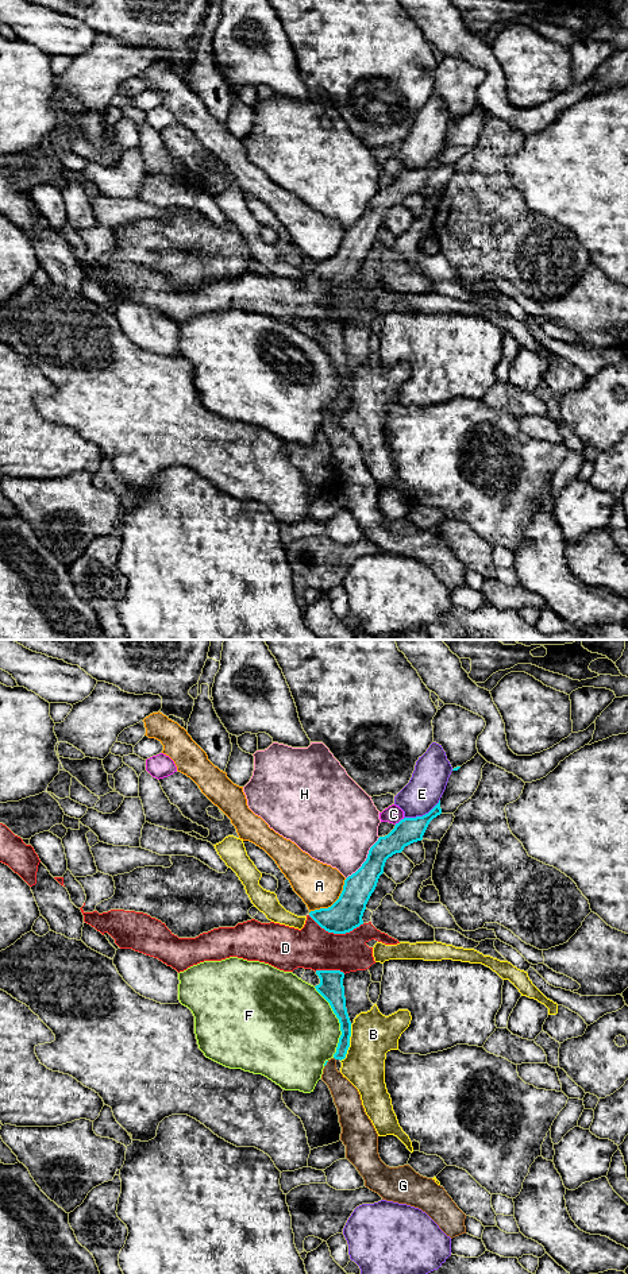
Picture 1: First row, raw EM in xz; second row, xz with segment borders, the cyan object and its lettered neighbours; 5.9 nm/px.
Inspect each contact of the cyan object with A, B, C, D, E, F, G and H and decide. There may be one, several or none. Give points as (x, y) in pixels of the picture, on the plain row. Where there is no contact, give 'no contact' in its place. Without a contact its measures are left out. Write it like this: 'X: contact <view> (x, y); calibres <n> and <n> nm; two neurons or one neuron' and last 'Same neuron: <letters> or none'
A: contact xz (334, 255); calibres 200 and 260 nm; two neurons
B: contact xz (349, 396); calibres 100 and 260 nm; two neurons
C: contact xz (400, 173); calibres 160 and 110 nm; two neurons
D: contact xz (336, 285); calibres 200 and 260 nm; two neurons
E: contact xz (423, 168); calibres 160 and 220 nm; two neurons
F: contact xz (339, 374); calibres 150 and 480 nm; two neurons
G: contact xz (326, 416); calibres 20 and 160 nm; one neuron
H: contact xz (366, 211); calibres 170 and 460 nm; two neurons
Same neuron: G

